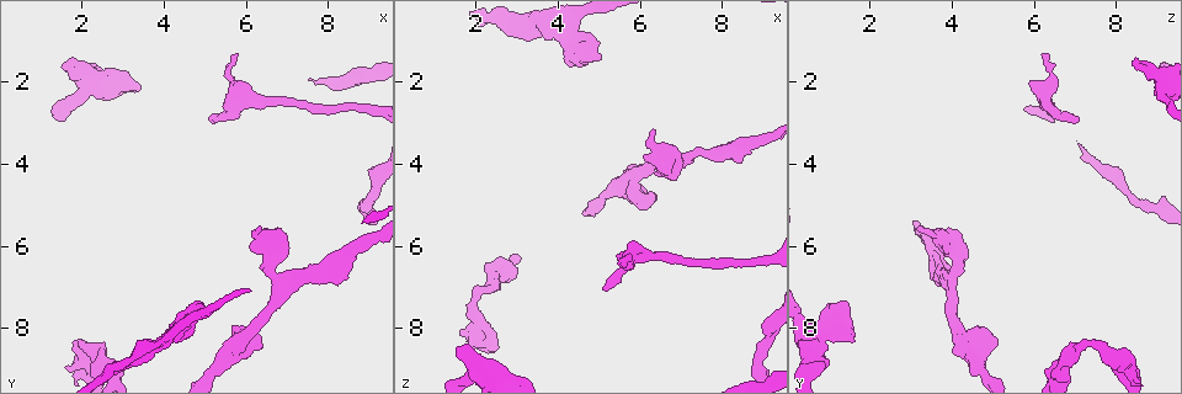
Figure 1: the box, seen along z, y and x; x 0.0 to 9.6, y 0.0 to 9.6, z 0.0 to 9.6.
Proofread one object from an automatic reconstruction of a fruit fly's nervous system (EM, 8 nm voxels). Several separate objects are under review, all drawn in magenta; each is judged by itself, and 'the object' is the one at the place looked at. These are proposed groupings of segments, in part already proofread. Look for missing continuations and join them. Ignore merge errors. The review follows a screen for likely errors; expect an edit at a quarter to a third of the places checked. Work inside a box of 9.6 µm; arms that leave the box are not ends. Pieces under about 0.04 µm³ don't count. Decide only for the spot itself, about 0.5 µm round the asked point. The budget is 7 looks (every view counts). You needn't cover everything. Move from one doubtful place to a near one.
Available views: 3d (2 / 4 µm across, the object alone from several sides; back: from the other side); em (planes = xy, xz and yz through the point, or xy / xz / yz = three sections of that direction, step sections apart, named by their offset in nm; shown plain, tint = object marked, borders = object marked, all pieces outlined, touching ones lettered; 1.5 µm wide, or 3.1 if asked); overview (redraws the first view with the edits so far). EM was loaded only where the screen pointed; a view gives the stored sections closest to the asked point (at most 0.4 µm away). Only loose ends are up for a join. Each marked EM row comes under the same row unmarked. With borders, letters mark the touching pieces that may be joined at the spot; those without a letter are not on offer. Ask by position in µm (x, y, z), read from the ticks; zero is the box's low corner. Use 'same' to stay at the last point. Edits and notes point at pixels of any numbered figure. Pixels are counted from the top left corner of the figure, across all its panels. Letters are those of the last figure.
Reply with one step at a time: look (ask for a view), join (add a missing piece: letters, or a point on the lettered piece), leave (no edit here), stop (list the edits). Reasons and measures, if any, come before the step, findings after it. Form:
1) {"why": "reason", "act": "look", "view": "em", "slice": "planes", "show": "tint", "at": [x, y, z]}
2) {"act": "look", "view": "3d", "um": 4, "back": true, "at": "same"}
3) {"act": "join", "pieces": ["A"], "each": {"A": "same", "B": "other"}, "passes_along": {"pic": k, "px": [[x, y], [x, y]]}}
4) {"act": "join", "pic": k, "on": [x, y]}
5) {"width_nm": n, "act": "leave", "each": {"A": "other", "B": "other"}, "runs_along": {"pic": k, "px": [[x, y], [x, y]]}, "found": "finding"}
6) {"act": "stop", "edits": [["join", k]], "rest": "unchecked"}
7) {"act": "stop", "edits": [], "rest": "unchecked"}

{"why": "free end", "act": "look", "view": "3d", "um": 4, "at": [5.10, 2.90, 7.05]}

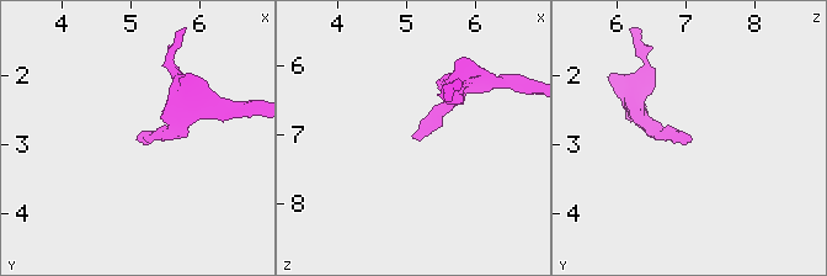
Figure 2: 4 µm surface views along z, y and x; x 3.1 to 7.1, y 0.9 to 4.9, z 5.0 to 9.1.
{"why": "now the EM", "act": "look", "view": "em", "slice": "xy", "step": 4, "show": "borders", "at": [5.10, 2.85, 7.05]}

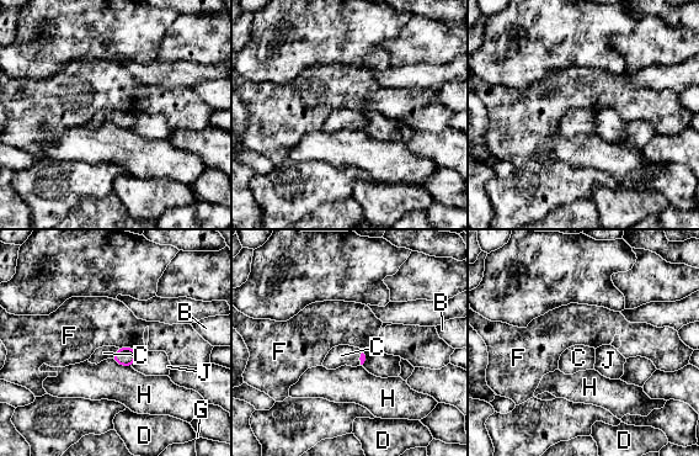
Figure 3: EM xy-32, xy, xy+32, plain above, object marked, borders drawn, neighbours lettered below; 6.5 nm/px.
{"longest_contact_nm": ["H", 140], "act": "join", "pieces": ["C"], "each": {"B": "other", "C": "same", "D": "other", "F": "other", "G": "other", "H": "other", "J": "other"}, "passes_along": {"pic": 3, "px": [[126, 356], [116, 353], [103, 353]]}, "found": "it goes on there"}

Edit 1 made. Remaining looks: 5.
{"why": "redraw", "act": "look", "view": "overview"}

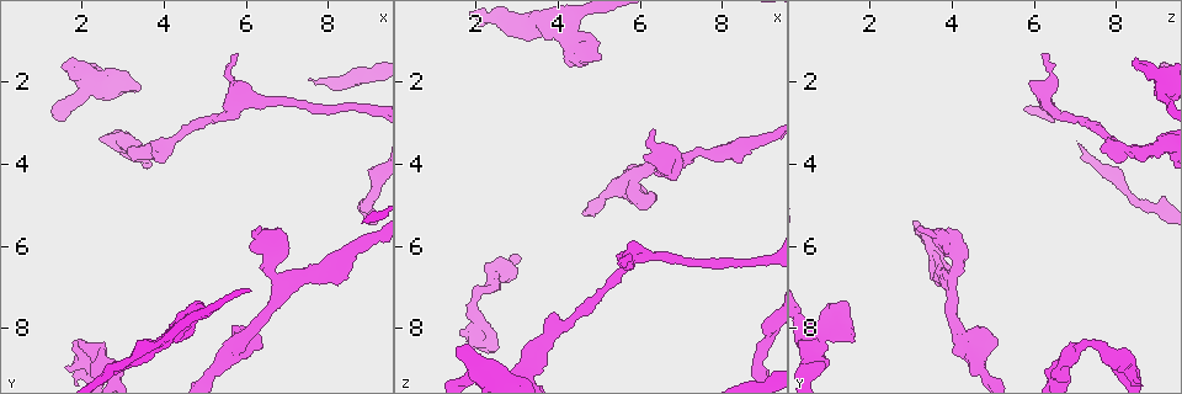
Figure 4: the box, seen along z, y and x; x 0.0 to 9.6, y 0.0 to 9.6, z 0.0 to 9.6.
{"why": "free end", "act": "look", "view": "em", "slice": "planes", "show": "borders", "at": [1.75, 1.45, 8.40]}

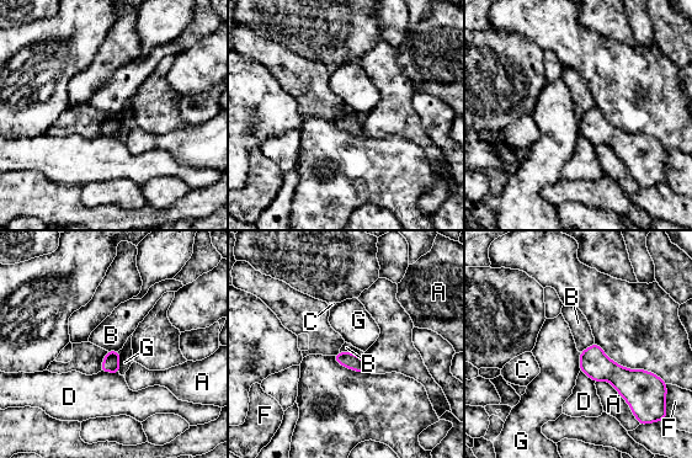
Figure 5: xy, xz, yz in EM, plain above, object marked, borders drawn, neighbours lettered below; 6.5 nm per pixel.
{"act": "leave", "each": {"A": "other", "B": "other", "C": "other", "D": "other", "F": "other", "G": "other"}, "border": {"pic": 5, "px": [[340, 351], [350, 351], [362, 357]]}, "found": "none of them fits"}

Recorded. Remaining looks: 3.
{"why": "branch stops here", "act": "look", "view": "em", "slice": "yz", "step": 8, "show": "borders", "at": [1.55, 9.00, 8.20]}

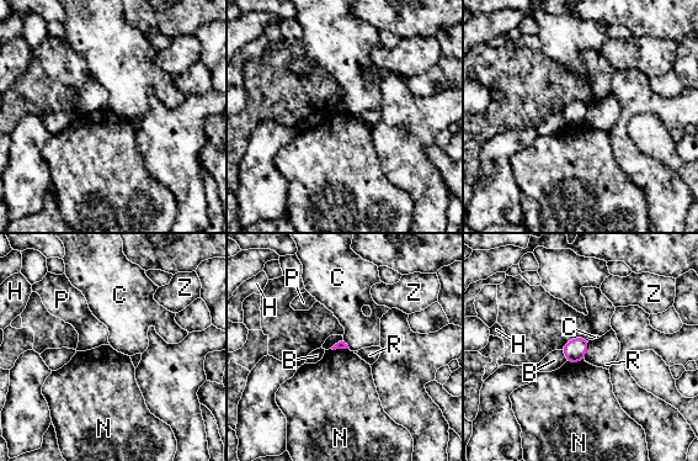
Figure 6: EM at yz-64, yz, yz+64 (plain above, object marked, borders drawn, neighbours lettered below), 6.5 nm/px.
{"act": "leave", "each": {"B": "other", "C": "other", "H": "other", "N": "other", "P": "other", "R": "other", "Z": "other"}, "border": {"pic": 6, "px": [[331, 348], [348, 349]]}, "found": "none of them fits"}

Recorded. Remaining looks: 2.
{"act": "stop", "edits": [["join", 3]], "rest": "unchecked"}

